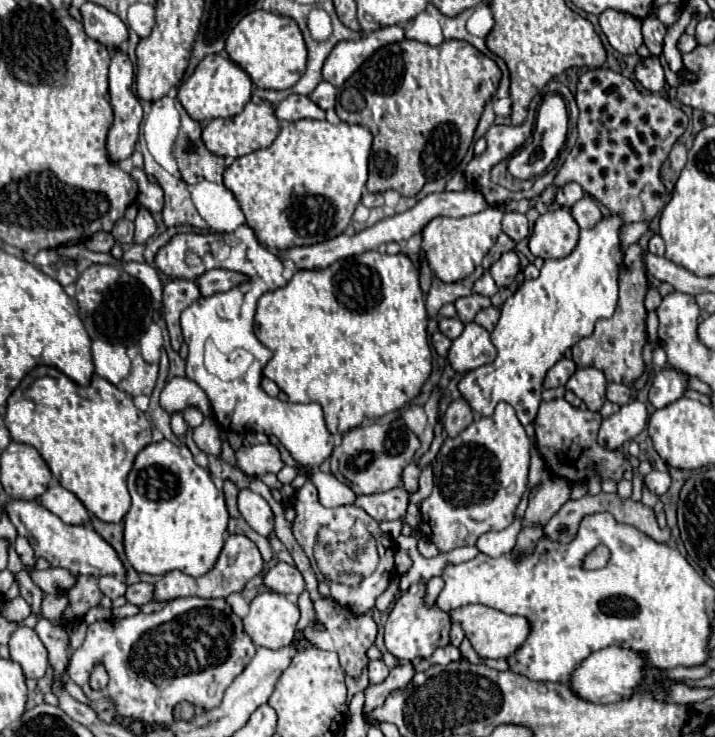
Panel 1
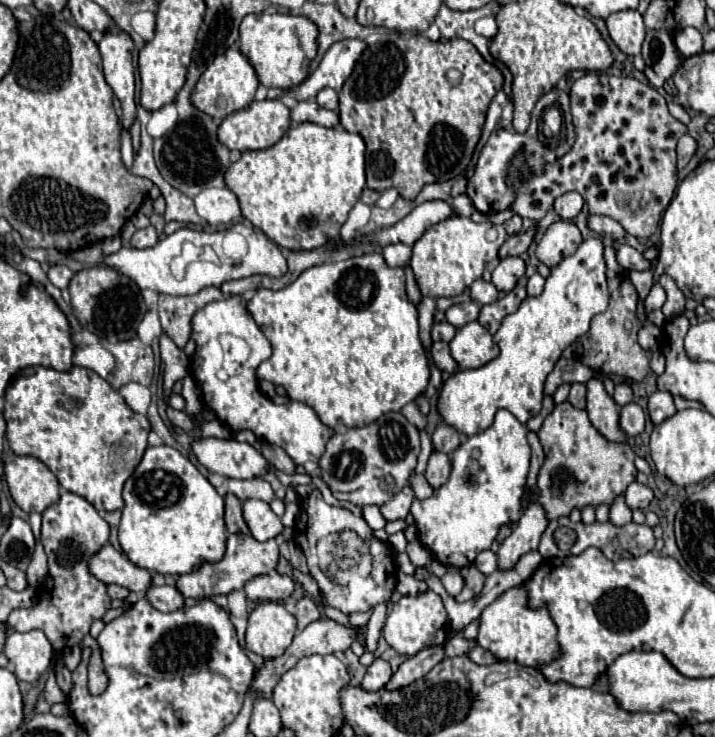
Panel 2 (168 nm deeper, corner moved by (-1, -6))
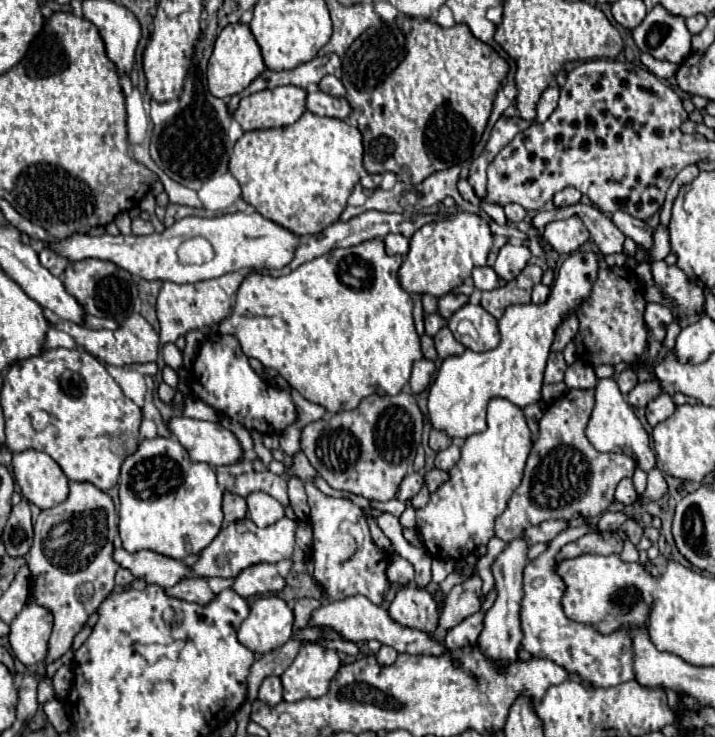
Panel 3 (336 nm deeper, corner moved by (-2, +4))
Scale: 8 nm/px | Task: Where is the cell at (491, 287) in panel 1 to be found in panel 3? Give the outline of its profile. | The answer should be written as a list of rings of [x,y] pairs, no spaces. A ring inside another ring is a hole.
[[[490,266],[474,268],[474,270],[472,270],[472,280],[474,280],[474,286],[476,286],[478,290],[494,290],[494,288],[498,288],[498,284],[500,284],[498,274],[496,274]]]

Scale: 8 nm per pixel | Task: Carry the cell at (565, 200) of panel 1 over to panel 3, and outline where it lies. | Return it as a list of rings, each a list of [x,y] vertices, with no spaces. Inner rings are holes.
[[[564,188],[558,194],[554,194],[554,204],[556,206],[572,206],[578,204],[582,198],[582,194],[576,188]]]

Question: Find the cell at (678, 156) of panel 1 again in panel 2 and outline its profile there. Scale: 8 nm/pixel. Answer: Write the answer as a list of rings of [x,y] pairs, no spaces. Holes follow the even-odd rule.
[[[685,134],[685,136],[679,138],[679,144],[677,144],[677,164],[679,164],[679,168],[685,168],[689,164],[695,150],[697,150],[697,140],[693,136]]]

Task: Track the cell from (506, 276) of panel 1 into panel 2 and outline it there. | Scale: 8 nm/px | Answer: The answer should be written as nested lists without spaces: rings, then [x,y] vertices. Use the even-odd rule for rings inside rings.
[[[509,256],[499,262],[499,266],[493,270],[493,284],[497,290],[509,292],[515,288],[517,280],[525,274],[525,262],[519,256]]]

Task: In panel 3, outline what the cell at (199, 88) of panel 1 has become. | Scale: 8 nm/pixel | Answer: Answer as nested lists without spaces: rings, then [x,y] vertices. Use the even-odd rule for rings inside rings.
[[[230,24],[226,26],[218,38],[216,38],[216,44],[214,44],[214,52],[210,56],[210,62],[208,62],[208,70],[206,70],[206,78],[208,78],[208,88],[210,88],[210,94],[216,96],[216,98],[230,98],[230,96],[236,96],[240,94],[252,80],[256,80],[262,72],[266,70],[264,66],[264,60],[262,60],[262,54],[260,54],[260,48],[250,32],[248,26],[244,24]]]

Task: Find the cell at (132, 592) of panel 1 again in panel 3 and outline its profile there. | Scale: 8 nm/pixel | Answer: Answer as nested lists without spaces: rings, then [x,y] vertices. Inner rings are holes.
[[[182,578],[178,584],[166,588],[168,596],[174,596],[178,600],[186,600],[186,602],[198,602],[198,604],[206,604],[214,598],[214,592],[208,588],[204,578]]]

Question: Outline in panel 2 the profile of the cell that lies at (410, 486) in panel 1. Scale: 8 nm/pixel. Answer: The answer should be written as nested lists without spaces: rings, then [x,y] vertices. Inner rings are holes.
[[[415,474],[413,482],[411,482],[411,488],[415,490],[415,496],[421,498],[421,500],[425,500],[433,494],[433,488],[431,488],[431,484],[427,482],[427,478],[423,474]]]

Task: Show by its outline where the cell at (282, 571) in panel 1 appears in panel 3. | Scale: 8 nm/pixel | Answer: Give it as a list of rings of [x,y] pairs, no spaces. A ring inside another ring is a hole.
[[[254,564],[248,566],[234,578],[234,590],[242,598],[250,598],[256,594],[268,594],[268,592],[280,592],[286,586],[286,580],[278,574],[274,564]]]

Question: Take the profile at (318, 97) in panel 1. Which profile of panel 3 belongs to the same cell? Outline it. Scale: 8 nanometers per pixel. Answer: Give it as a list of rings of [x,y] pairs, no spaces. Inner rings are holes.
[[[324,76],[318,84],[318,88],[330,96],[344,96],[344,86],[336,76]]]

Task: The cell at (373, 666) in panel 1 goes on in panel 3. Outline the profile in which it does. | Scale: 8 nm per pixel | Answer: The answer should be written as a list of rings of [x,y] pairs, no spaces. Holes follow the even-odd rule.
[[[382,646],[382,648],[378,650],[378,654],[376,654],[376,662],[382,664],[382,666],[390,666],[390,664],[394,664],[396,656],[398,656],[398,652],[396,652],[394,648],[390,648],[390,646]]]

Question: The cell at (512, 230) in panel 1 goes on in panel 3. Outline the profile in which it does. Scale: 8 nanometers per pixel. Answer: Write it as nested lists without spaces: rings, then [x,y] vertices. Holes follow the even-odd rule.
[[[506,204],[506,206],[504,206],[504,212],[506,212],[508,222],[512,222],[512,224],[522,222],[522,220],[526,218],[526,210],[524,210],[520,204]]]

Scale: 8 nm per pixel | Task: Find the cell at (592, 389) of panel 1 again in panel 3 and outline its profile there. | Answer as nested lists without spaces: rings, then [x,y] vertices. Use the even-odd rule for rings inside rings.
[[[614,378],[598,380],[596,404],[594,404],[588,428],[586,428],[586,436],[592,442],[592,446],[600,452],[624,452],[628,456],[634,456],[634,460],[638,462],[638,468],[646,472],[656,466],[656,458],[648,446],[648,432],[644,430],[642,422],[636,418],[636,414],[632,412],[624,396],[620,394]]]

